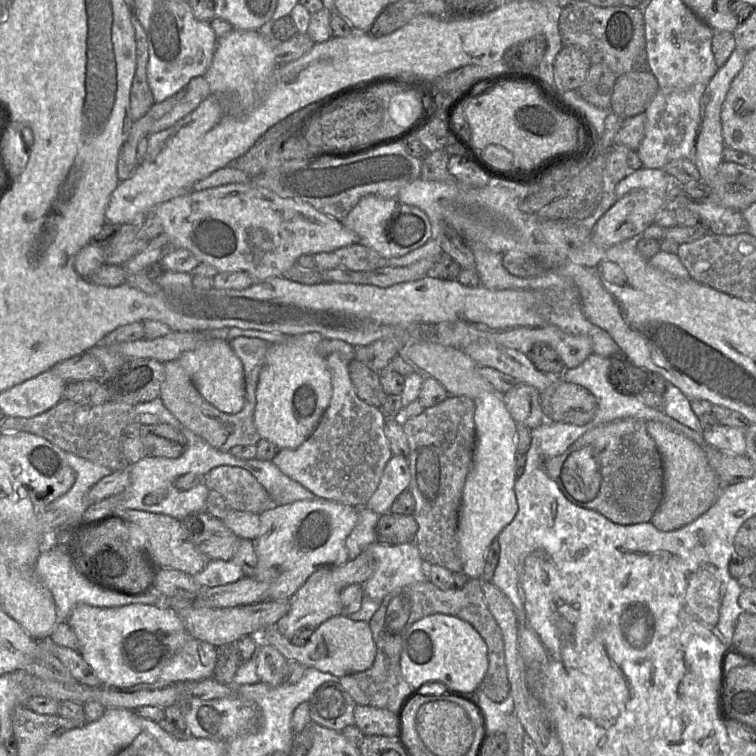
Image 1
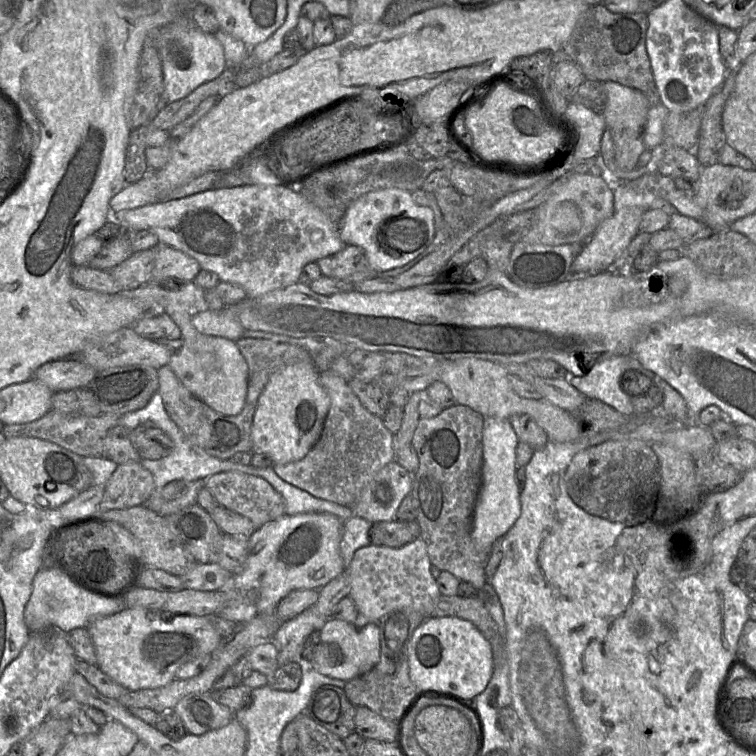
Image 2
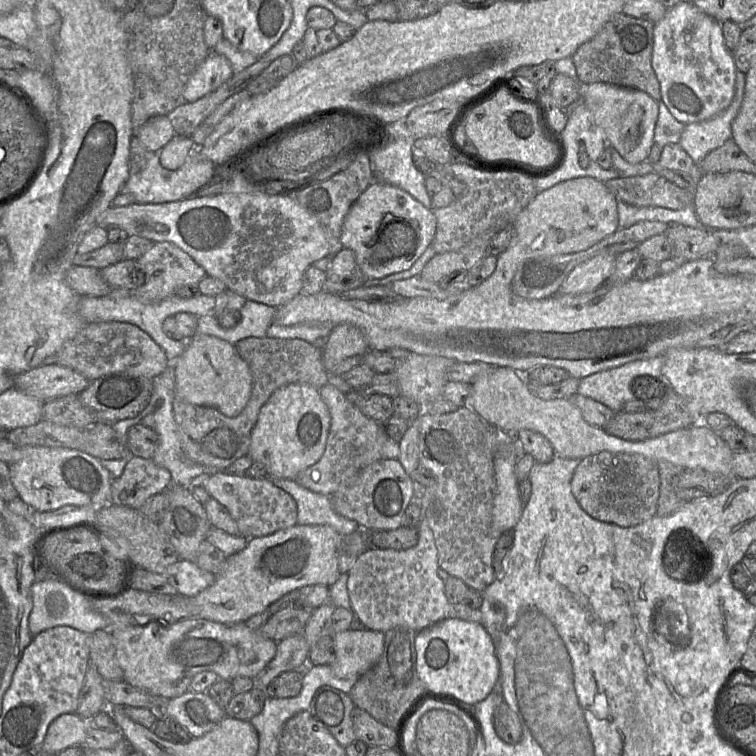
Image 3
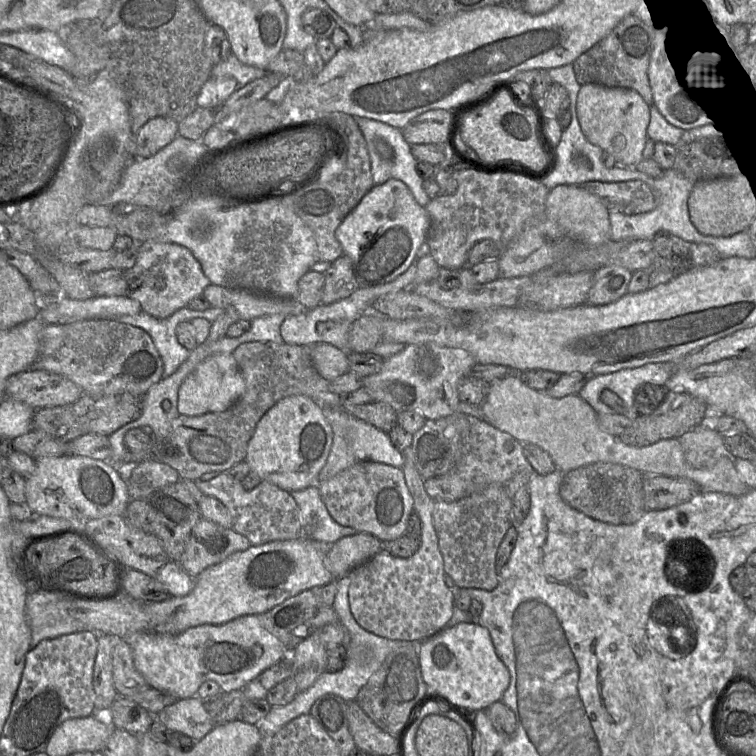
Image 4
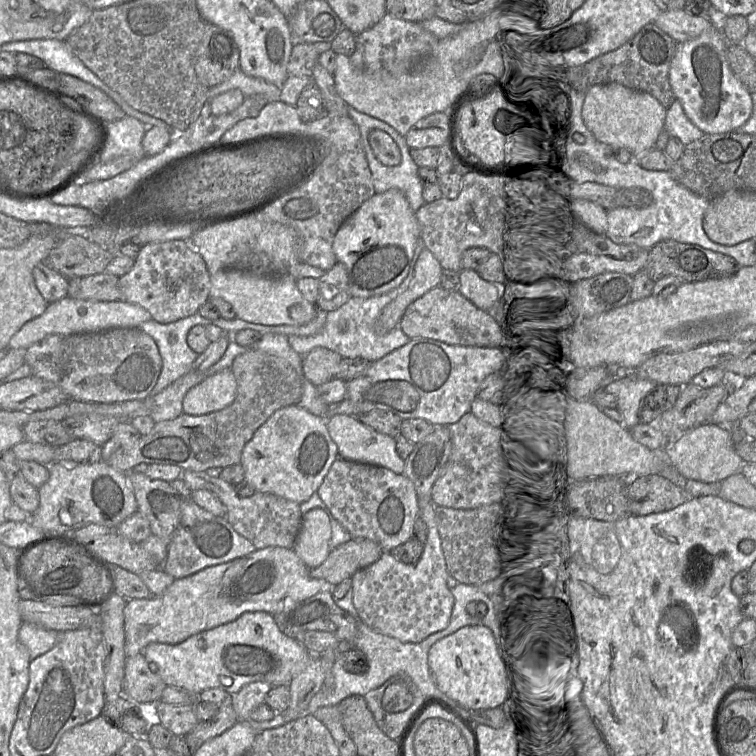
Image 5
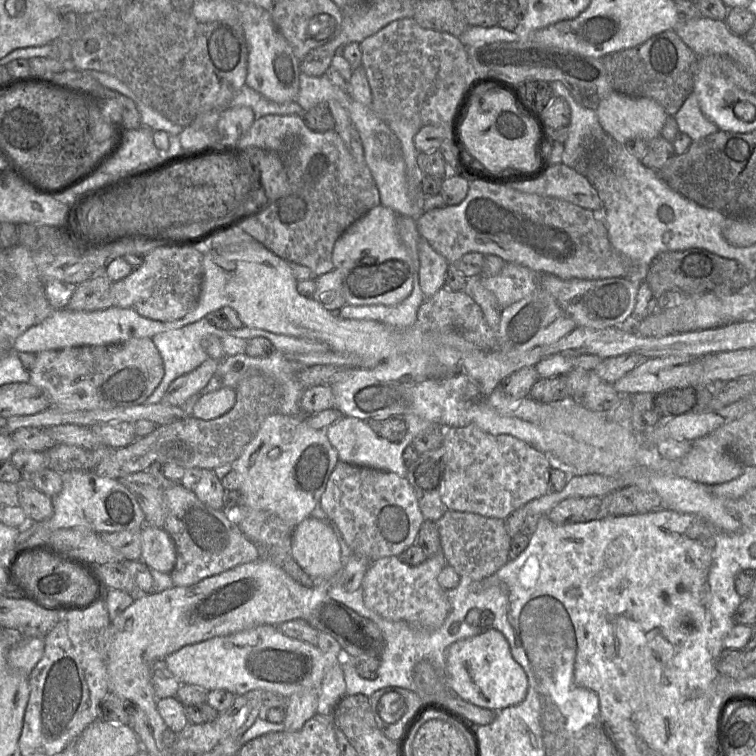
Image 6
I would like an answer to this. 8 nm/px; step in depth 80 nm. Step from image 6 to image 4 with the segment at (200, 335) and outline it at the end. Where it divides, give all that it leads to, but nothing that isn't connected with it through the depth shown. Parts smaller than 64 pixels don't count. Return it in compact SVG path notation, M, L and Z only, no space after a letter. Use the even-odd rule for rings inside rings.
M184 307L166 319L158 319L145 311L141 311L134 315L119 316L116 321L140 327L151 336L164 364L162 378L166 378L176 372L190 356L190 351L180 344L177 339L177 326L181 322L193 318L215 319L220 312L221 310L216 307L210 307L204 311Z

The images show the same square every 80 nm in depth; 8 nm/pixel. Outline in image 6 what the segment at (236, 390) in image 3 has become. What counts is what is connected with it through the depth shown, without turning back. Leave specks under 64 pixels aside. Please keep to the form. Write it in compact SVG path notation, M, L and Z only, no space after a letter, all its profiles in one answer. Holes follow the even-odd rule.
M221 387L215 391L203 391L194 397L192 416L213 420L230 411L236 403L236 390Z

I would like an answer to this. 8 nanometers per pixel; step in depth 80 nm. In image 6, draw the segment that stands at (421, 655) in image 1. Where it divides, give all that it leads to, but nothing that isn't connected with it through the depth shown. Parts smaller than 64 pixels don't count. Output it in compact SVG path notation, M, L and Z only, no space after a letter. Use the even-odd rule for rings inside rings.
M493 628L453 643L447 650L445 676L459 697L495 712L520 704L528 691L525 671L513 658L505 636Z

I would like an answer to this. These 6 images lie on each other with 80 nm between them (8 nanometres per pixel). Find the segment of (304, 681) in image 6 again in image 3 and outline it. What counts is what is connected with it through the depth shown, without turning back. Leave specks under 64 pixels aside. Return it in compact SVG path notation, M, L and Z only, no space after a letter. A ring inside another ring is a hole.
M200 618L175 622L153 621L142 626L109 629L116 647L116 656L128 684L164 699L176 698L190 690L193 677L201 672L214 672L220 679L255 678L275 657L277 642L251 630L245 622L224 624Z

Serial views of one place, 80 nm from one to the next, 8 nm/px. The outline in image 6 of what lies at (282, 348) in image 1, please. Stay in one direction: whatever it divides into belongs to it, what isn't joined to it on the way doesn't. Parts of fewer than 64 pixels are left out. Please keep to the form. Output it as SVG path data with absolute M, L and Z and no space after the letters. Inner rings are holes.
M281 413L270 415L262 422L240 457L233 462L233 468L240 478L242 505L271 513L294 530L300 522L311 516L316 506L320 505L320 498L329 477L339 461L338 453L329 442L326 432L309 427L298 416Z

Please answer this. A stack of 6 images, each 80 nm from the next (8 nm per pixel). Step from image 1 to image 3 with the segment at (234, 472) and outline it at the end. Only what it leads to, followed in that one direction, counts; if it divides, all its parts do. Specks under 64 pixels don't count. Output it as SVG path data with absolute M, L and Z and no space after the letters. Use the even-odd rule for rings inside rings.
M216 472L210 475L203 487L210 497L228 510L240 535L247 539L268 536L297 524L295 500L267 478L251 479L231 472Z

